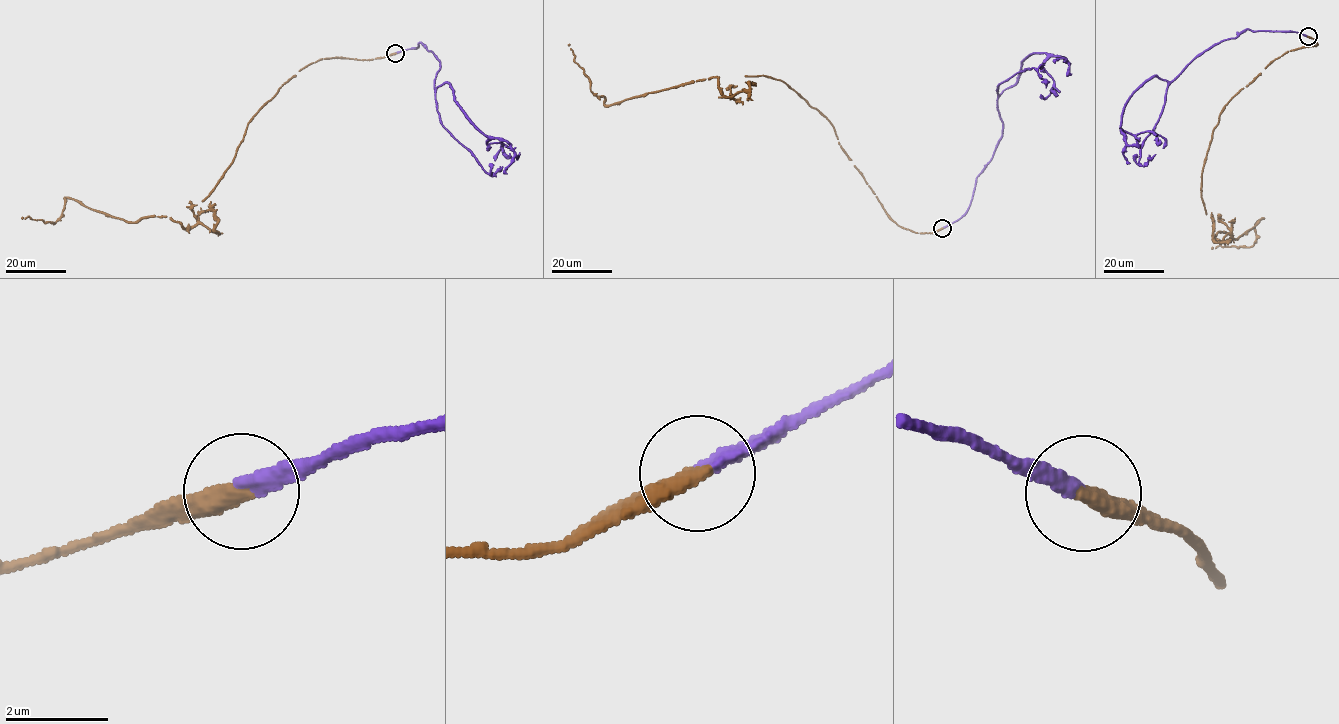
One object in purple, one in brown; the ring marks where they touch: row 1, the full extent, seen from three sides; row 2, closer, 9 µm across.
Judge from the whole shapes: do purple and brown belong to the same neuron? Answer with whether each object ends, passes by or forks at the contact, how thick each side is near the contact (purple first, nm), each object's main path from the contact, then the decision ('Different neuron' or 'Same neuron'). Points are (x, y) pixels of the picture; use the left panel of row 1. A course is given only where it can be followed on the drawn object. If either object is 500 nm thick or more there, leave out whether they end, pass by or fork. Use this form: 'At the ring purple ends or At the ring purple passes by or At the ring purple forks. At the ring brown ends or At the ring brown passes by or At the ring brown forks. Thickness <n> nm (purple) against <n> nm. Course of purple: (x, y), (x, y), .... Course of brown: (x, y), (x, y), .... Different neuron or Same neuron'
At the ring purple ends. At the ring brown ends. Thickness 320 nm (purple) against 360 nm. Course of purple: (395, 53), (422, 43), (432, 53), (440, 62), (433, 86), (447, 82), (488, 143), (503, 144), (494, 160). Course of brown: (395, 53), (321, 58), (282, 84), (207, 197), (216, 232), (65, 198), (54, 223), (21, 218). Same neuron

